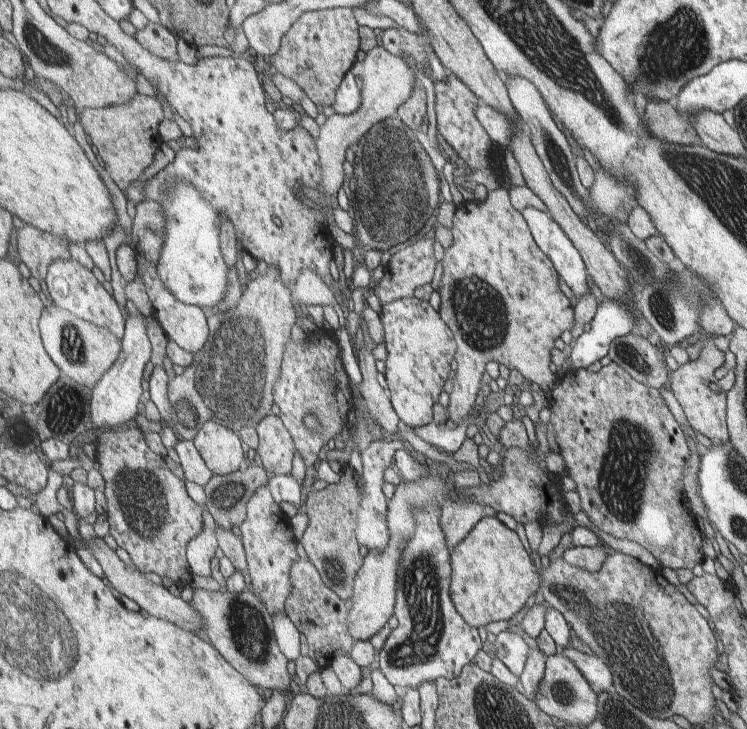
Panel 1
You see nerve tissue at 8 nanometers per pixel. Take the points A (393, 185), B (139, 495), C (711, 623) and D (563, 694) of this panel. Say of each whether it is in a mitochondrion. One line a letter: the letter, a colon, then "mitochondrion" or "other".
A: mitochondrion
B: mitochondrion
C: other
D: mitochondrion

